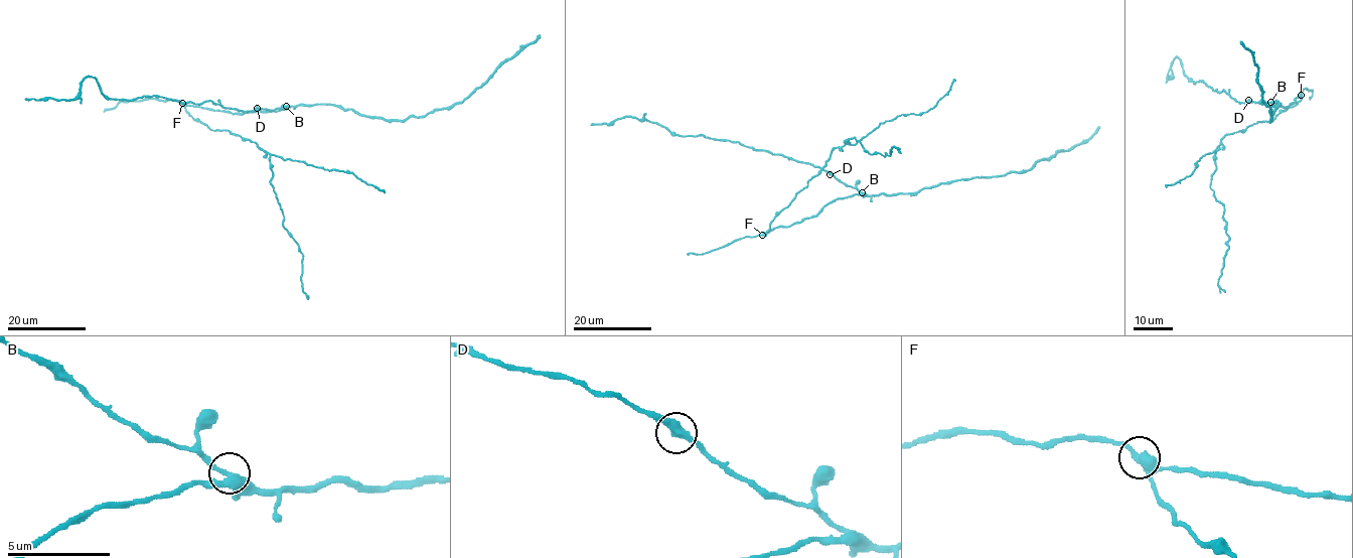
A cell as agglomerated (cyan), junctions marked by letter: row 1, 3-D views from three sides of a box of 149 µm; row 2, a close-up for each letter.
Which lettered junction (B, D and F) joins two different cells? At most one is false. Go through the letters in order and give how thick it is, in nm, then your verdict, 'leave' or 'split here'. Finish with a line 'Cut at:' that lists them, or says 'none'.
B: 320 nm | leave
D: 420 nm | leave
F: 360 nm | split here
Cut at: F

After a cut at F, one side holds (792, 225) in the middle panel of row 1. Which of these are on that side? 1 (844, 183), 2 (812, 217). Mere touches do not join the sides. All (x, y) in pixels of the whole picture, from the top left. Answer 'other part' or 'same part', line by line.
1: same part
2: same part

